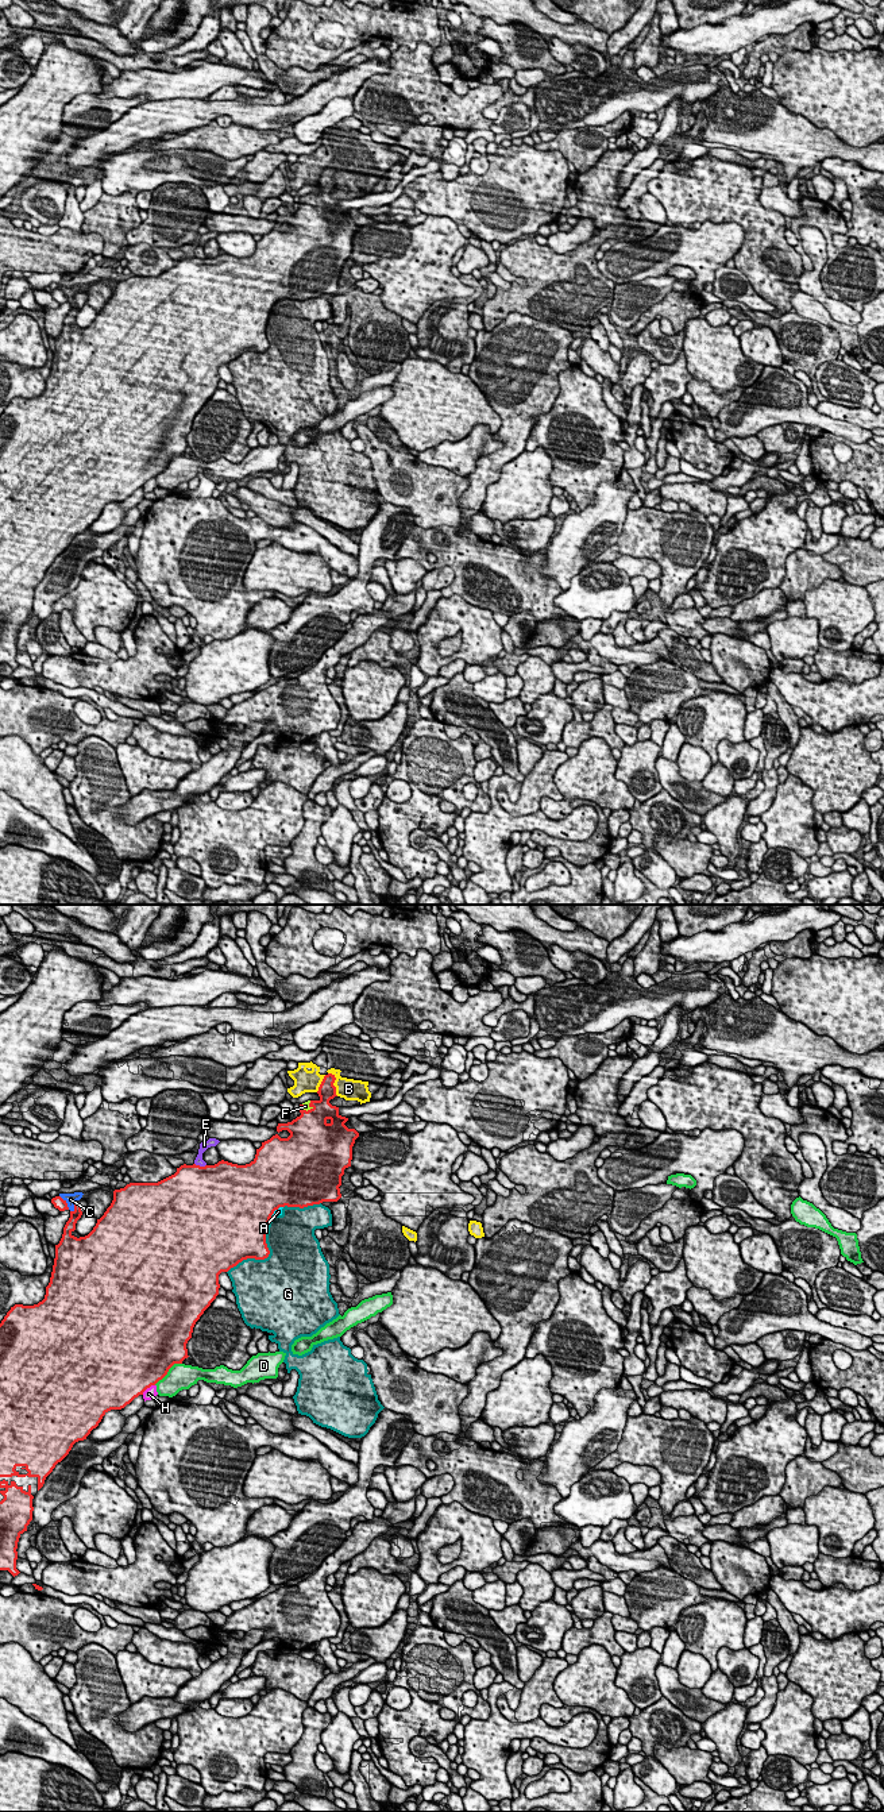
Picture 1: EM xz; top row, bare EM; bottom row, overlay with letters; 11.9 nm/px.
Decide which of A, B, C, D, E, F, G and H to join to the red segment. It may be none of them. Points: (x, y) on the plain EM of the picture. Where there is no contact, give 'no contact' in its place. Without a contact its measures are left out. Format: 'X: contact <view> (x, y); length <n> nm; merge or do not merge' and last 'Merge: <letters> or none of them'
A: contact xz (277, 301); length 180 nm; do not merge
B: contact xz (334, 174); length 320 nm; do not merge
C: contact xz (66, 297); length 260 nm; do not merge
D: contact xz (168, 463); length 420 nm; do not merge
E: contact xz (199, 258); length 150 nm; do not merge
F: contact xz (309, 199); length 160 nm; merge
G: contact xz (267, 349); length 900 nm; do not merge
H: contact xz (147, 480); length 200 nm; do not merge
Merge: F

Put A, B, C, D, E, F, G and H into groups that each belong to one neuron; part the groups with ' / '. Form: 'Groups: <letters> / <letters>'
Groups: A G / B / C / D / E / F / H

